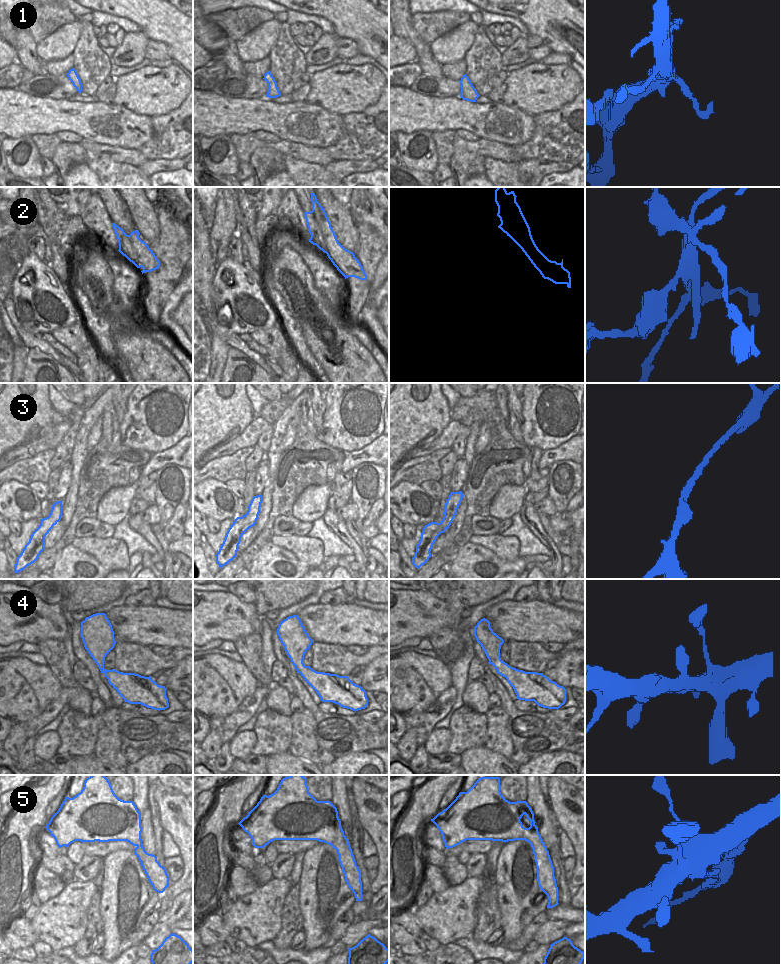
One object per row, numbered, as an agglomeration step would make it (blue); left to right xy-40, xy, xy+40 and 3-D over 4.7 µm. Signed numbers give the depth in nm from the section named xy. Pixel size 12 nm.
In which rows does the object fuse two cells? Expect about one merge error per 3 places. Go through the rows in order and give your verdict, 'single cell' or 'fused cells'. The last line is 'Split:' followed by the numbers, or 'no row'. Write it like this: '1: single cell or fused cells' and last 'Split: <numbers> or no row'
1: single cell
2: fused cells
3: single cell
4: single cell
5: fused cells
Split: 2, 5

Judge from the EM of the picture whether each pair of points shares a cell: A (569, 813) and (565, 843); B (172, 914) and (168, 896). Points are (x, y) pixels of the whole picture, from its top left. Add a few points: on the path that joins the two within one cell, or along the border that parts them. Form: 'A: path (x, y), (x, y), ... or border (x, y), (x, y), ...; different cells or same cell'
A: border (559, 826), (567, 835), (572, 845), (574, 856); different cells
B: border (182, 891), (169, 906); different cells

